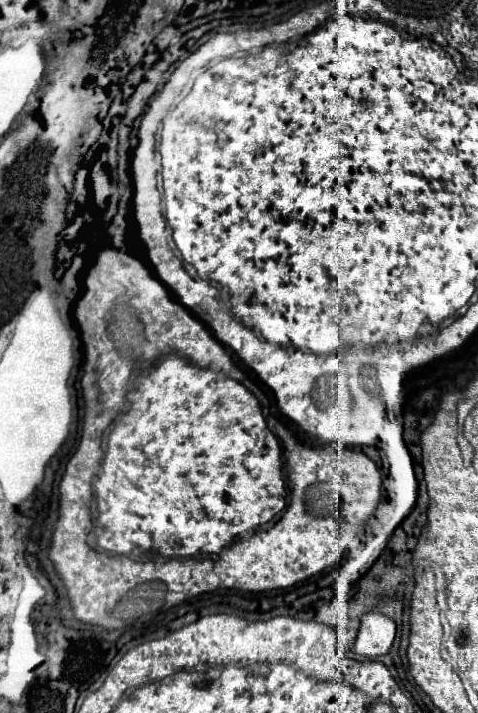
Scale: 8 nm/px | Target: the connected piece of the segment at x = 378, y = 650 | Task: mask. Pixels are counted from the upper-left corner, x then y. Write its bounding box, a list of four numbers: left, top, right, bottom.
[352,614,396,658]

